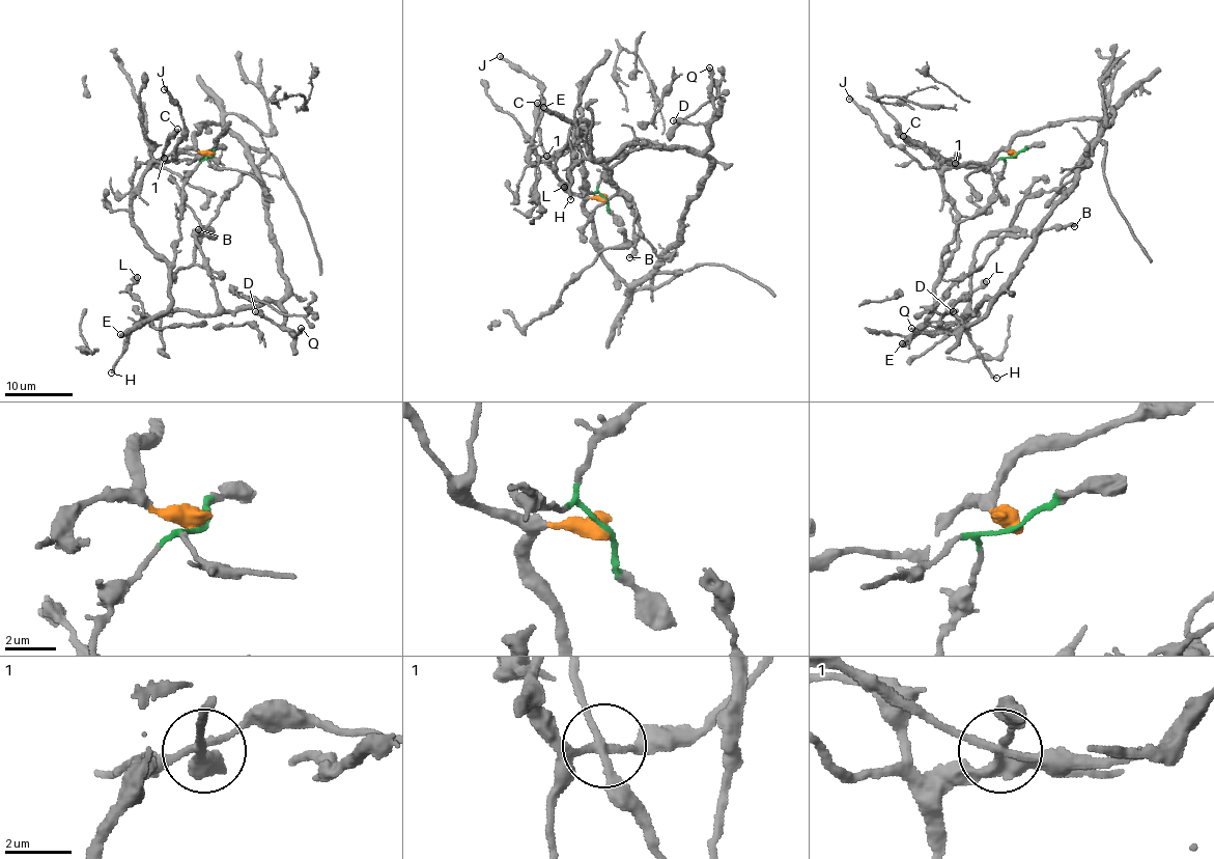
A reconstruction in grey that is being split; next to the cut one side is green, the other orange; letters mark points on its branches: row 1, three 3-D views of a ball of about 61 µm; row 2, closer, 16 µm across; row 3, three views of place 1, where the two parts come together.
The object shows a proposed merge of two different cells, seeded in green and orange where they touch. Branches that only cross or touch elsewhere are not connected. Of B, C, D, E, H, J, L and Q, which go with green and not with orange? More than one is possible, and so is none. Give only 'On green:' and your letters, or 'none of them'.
On green: B, E, J, L

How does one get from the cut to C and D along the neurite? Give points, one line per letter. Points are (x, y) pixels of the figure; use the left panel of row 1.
C: (210, 157), (194, 149), (181, 149), (172, 160), (165, 161), (163, 155), (168, 140), (178, 129)
D: (210, 157), (198, 149), (199, 123), (219, 123), (238, 138), (259, 171), (287, 296), (280, 327), (254, 310)

